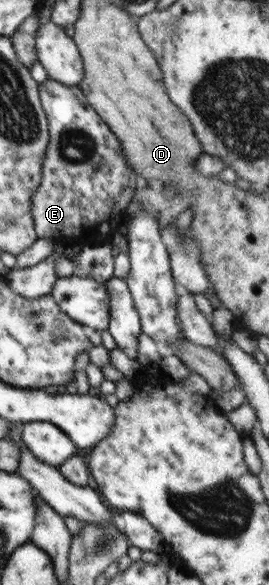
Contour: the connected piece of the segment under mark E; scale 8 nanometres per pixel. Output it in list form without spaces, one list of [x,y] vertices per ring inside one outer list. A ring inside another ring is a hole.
[[[48,79],[39,85],[39,99],[48,119],[49,144],[42,165],[42,179],[32,194],[32,212],[35,232],[39,239],[54,239],[54,235],[78,235],[86,227],[94,227],[106,215],[126,211],[139,182],[138,175],[127,164],[122,144],[106,123],[88,103],[77,86],[66,86]]]

